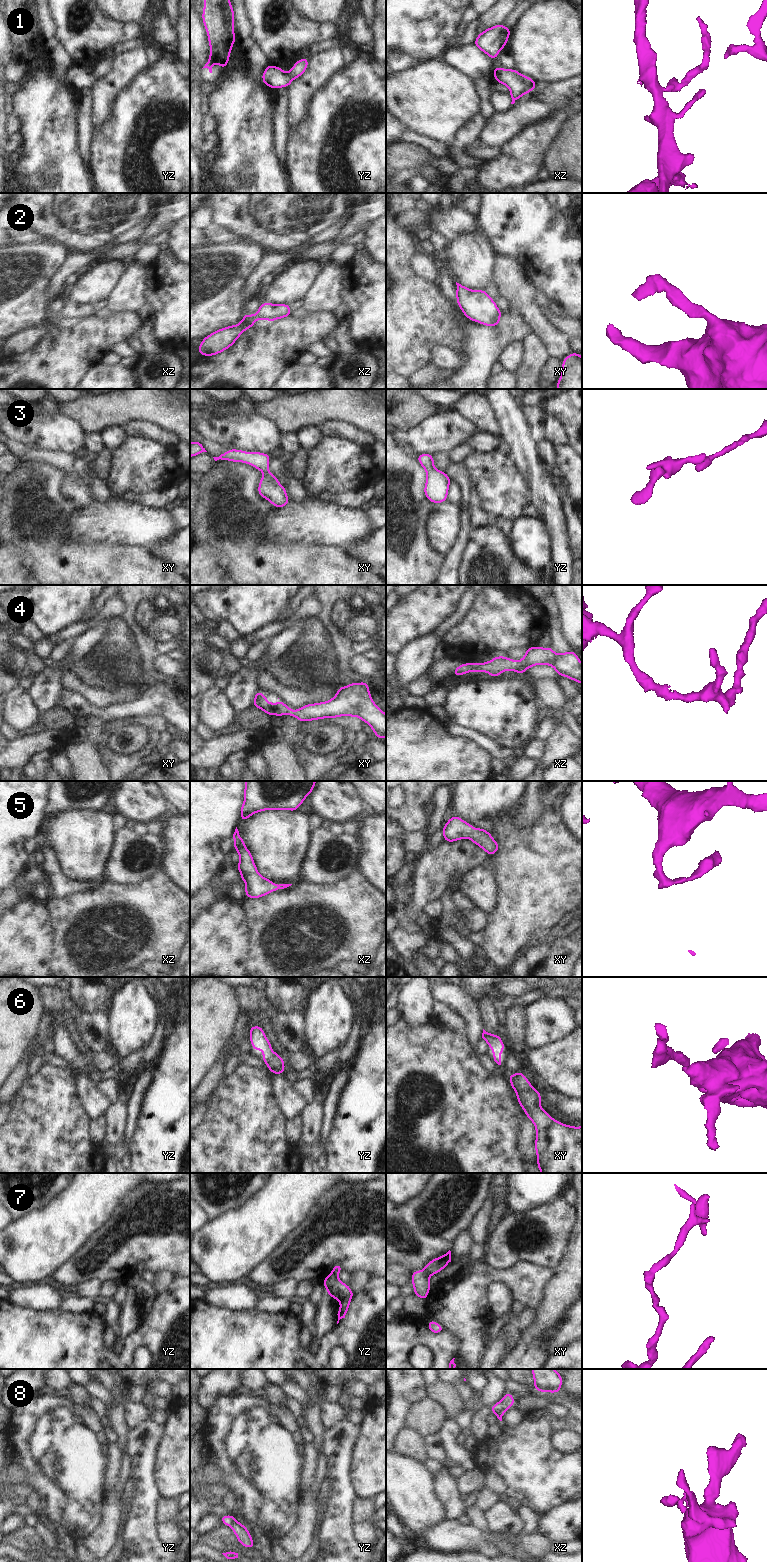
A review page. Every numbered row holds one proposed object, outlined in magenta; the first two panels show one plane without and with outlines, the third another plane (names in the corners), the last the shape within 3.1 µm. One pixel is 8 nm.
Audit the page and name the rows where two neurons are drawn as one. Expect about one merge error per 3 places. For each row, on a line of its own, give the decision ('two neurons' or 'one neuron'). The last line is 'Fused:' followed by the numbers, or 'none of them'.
1: one neuron
2: one neuron
3: one neuron
4: one neuron
5: one neuron
6: one neuron
7: two neurons
8: two neurons
Fused: 7, 8

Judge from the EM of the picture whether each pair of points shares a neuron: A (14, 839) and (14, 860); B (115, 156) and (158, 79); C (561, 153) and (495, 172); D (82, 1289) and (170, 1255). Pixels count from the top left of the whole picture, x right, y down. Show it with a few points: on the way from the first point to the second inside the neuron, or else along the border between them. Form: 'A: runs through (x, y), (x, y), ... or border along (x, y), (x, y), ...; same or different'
A: runs through (12, 844), (12, 855); same
B: runs through (129, 137), (134, 116), (151, 98); same
C: border along (554, 137), (543, 158); different
D: border along (101, 1282), (89, 1279), (77, 1285); different

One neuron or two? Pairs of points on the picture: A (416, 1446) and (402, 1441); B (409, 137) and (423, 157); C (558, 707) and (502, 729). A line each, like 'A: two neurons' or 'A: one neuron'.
A: one neuron
B: two neurons
C: two neurons

